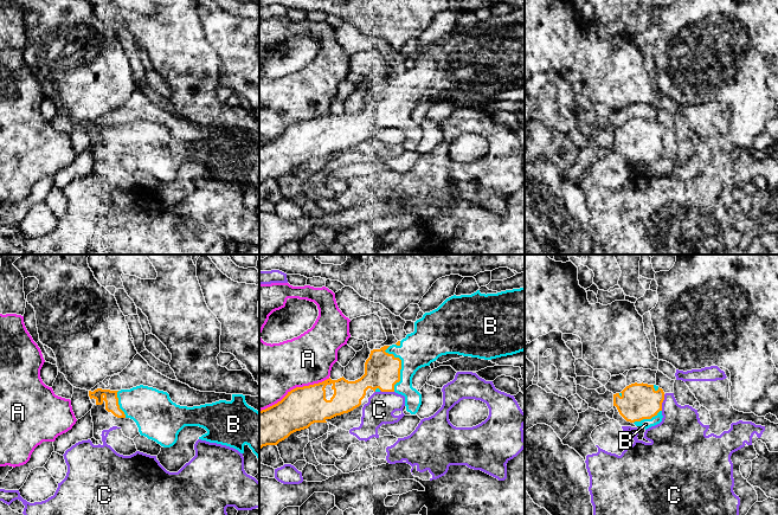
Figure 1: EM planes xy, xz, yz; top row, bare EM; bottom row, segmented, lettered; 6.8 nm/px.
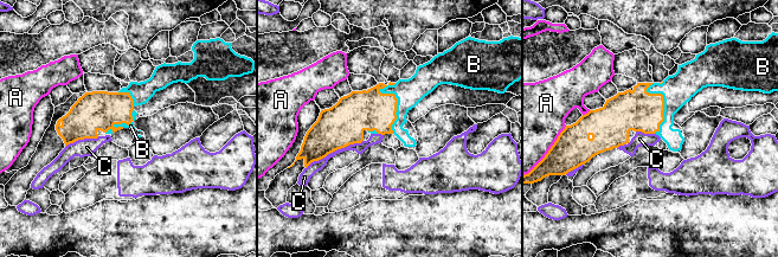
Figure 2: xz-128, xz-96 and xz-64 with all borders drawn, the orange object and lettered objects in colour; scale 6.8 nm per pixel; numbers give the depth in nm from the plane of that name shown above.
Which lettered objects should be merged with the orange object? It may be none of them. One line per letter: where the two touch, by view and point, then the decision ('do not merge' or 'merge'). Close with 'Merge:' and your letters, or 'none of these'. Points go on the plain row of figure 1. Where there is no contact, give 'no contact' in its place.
A: xz (294, 123) | do not merge
B: xz (400, 101) | merge
C: yz (662, 136) | do not merge
Merge: B

